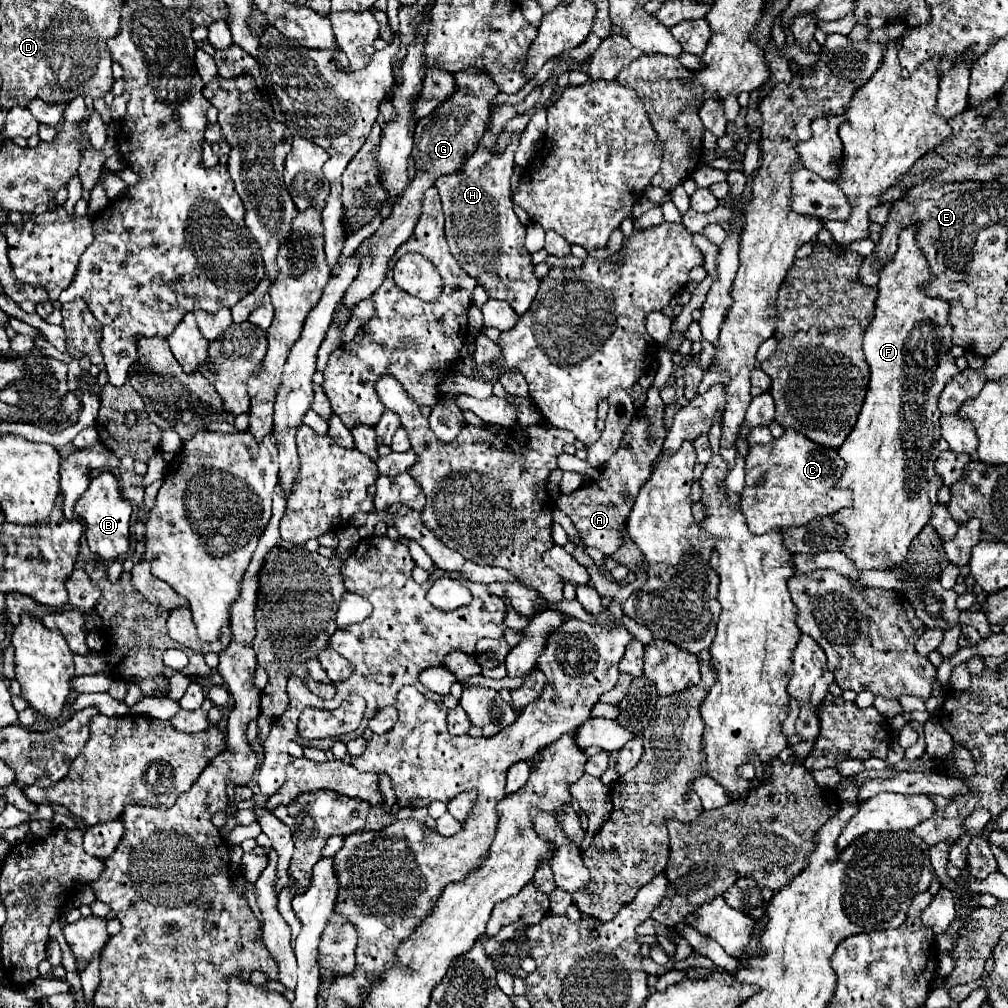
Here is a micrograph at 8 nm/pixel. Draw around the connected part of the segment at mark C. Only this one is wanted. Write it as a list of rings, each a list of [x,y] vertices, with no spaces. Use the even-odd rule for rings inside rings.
[[[787,429],[779,439],[767,445],[751,445],[745,465],[745,489],[741,491],[741,509],[747,517],[747,525],[755,535],[763,535],[769,529],[787,531],[791,525],[807,525],[811,519],[819,519],[829,513],[837,513],[851,501],[847,489],[837,489],[837,483],[845,471],[845,461],[839,457],[837,449],[823,447],[795,429]]]

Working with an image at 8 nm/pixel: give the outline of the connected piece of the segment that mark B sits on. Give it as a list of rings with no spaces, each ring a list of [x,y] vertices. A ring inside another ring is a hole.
[[[103,471],[95,479],[91,479],[87,491],[75,503],[75,515],[81,517],[87,527],[85,537],[87,537],[87,545],[93,551],[95,559],[109,565],[111,561],[123,559],[129,553],[131,549],[131,539],[129,539],[131,511],[133,511],[131,503],[121,497],[119,481],[111,471]]]

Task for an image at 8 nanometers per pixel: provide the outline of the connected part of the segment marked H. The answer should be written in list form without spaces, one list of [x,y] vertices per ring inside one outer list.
[[[537,85],[517,105],[503,103],[493,107],[489,119],[491,125],[483,133],[475,153],[465,161],[463,169],[457,171],[455,175],[447,175],[435,181],[447,217],[445,235],[451,253],[457,257],[457,261],[461,261],[463,269],[469,275],[473,275],[473,279],[477,279],[479,285],[487,289],[489,297],[505,299],[519,315],[523,315],[529,309],[539,289],[539,279],[533,275],[531,255],[525,249],[525,225],[521,225],[521,221],[517,219],[511,201],[511,175],[515,167],[513,157],[523,133],[519,131],[513,133],[503,153],[497,153],[495,145],[507,121],[535,107],[539,97],[541,97],[541,85]]]

